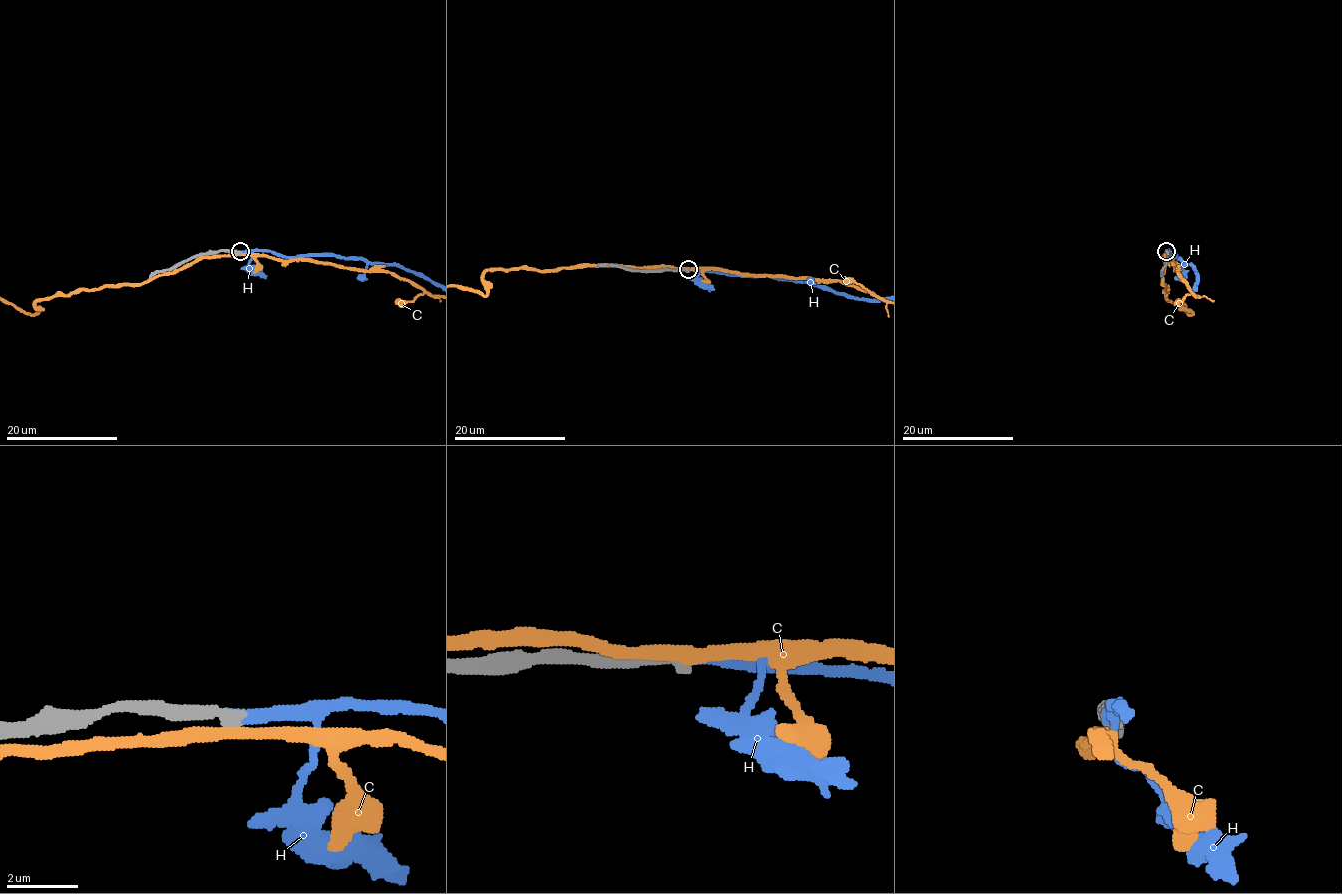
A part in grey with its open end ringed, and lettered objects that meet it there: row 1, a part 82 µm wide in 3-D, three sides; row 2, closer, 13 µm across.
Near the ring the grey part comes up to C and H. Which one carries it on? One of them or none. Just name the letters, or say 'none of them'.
H

